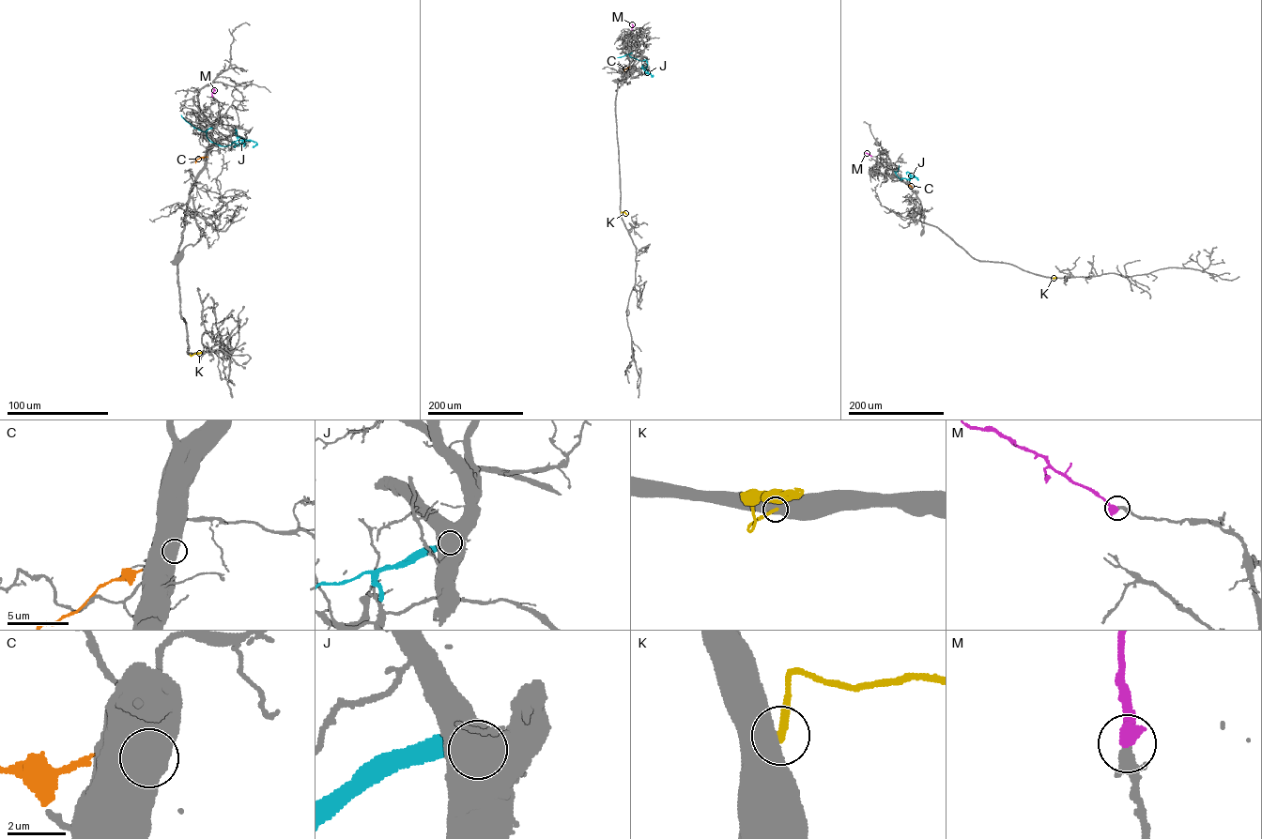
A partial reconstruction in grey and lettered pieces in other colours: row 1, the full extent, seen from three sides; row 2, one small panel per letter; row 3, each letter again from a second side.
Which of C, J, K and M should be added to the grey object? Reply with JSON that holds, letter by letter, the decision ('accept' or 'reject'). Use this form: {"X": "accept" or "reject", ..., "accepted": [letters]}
{"C": "reject", "J": "reject", "K": "reject", "M": "accept", "accepted": ["M"]}

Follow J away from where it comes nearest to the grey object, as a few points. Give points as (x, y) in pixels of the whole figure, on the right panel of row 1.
J: (894, 171), (900, 179), (915, 176), (908, 172), (907, 174)

